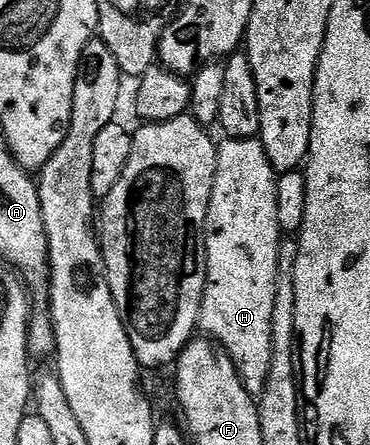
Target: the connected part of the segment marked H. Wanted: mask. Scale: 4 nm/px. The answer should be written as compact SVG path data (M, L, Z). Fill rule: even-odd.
M226 138L224 142L217 143L217 172L203 232L205 292L201 302L199 327L231 357L247 393L259 397L271 371L271 313L275 309L277 252L281 249L283 238L275 209L278 172L269 164L260 138Z

